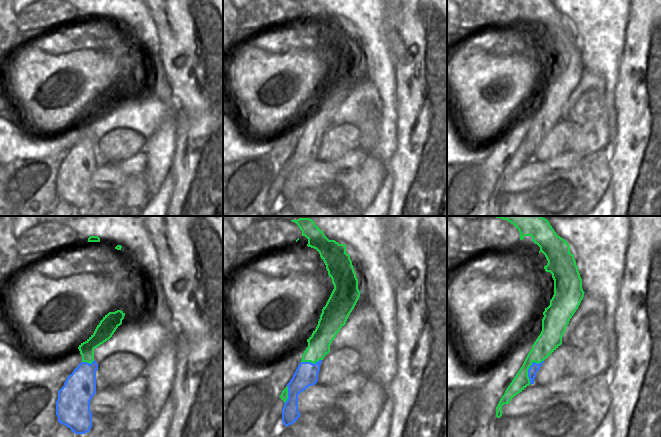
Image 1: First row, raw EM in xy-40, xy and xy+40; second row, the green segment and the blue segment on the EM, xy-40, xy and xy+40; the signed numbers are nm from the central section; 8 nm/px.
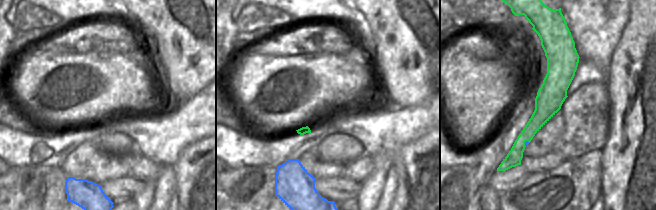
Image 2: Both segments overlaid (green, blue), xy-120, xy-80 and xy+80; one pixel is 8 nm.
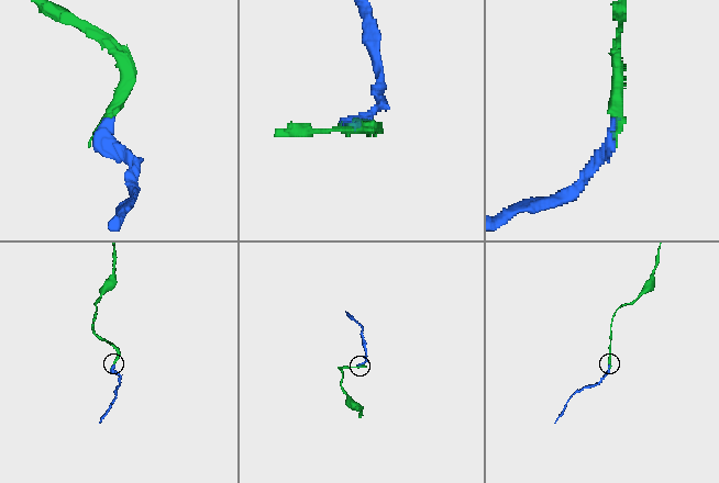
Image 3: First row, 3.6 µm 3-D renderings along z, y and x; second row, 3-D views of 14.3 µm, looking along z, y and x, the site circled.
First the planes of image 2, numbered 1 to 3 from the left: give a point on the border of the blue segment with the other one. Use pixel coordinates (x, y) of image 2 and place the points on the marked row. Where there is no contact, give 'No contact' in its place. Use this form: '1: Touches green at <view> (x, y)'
1: No contact
2: No contact
3: Touches green at xy+80 (524, 143).

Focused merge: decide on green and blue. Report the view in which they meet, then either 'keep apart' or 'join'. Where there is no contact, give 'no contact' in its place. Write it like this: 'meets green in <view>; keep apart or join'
meets green in xy+40; keep apart

